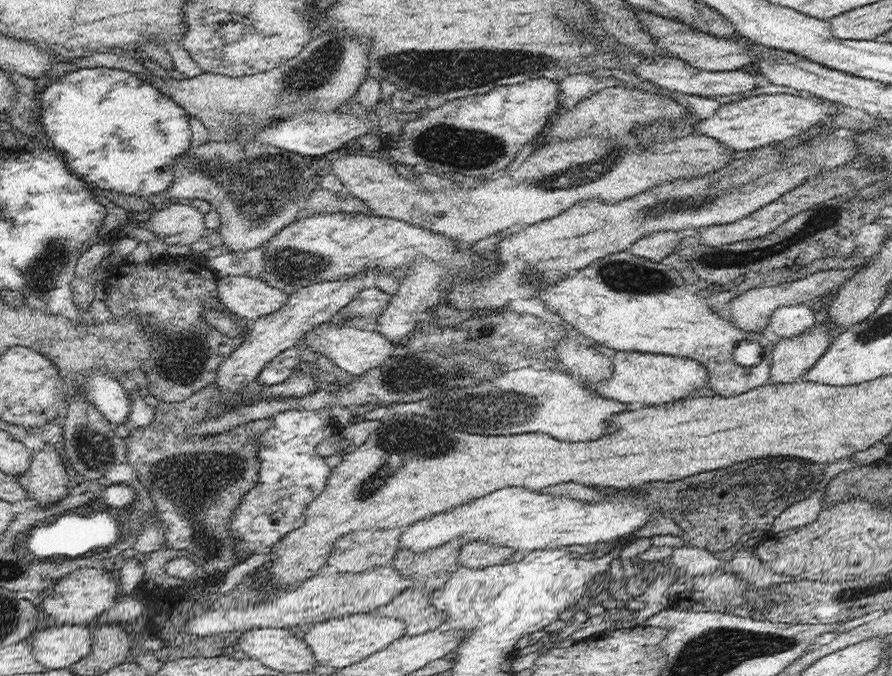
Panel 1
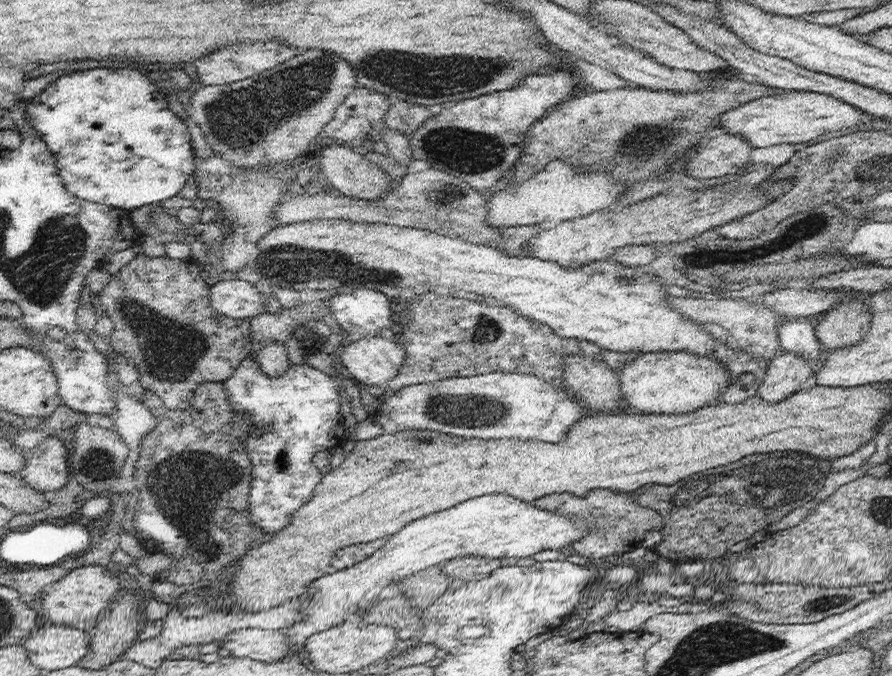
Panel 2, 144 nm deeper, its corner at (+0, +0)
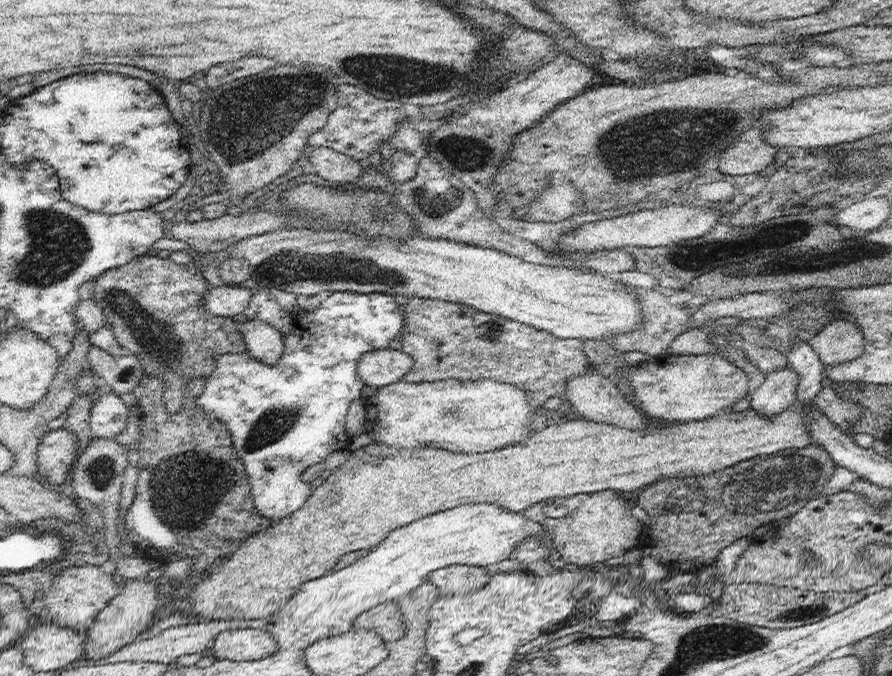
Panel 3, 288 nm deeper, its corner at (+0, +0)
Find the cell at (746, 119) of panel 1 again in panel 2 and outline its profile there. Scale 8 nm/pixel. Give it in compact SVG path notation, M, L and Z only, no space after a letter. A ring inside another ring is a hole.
M781 90L781 94L761 96L733 110L727 110L725 114L719 116L719 126L715 126L715 132L741 136L753 148L763 148L763 146L781 144L781 142L789 142L789 144L807 142L811 138L817 138L819 134L859 124L859 120L863 118L865 116L859 108L853 108L833 96L817 94L817 92L791 92L791 90L783 92Z

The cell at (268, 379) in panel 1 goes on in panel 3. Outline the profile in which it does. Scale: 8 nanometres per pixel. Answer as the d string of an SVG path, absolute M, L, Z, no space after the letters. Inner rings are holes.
M247 320L247 322L237 324L237 330L243 336L247 352L255 360L267 366L275 366L281 360L285 340L283 340L283 334L277 332L271 324L261 322L261 320Z

